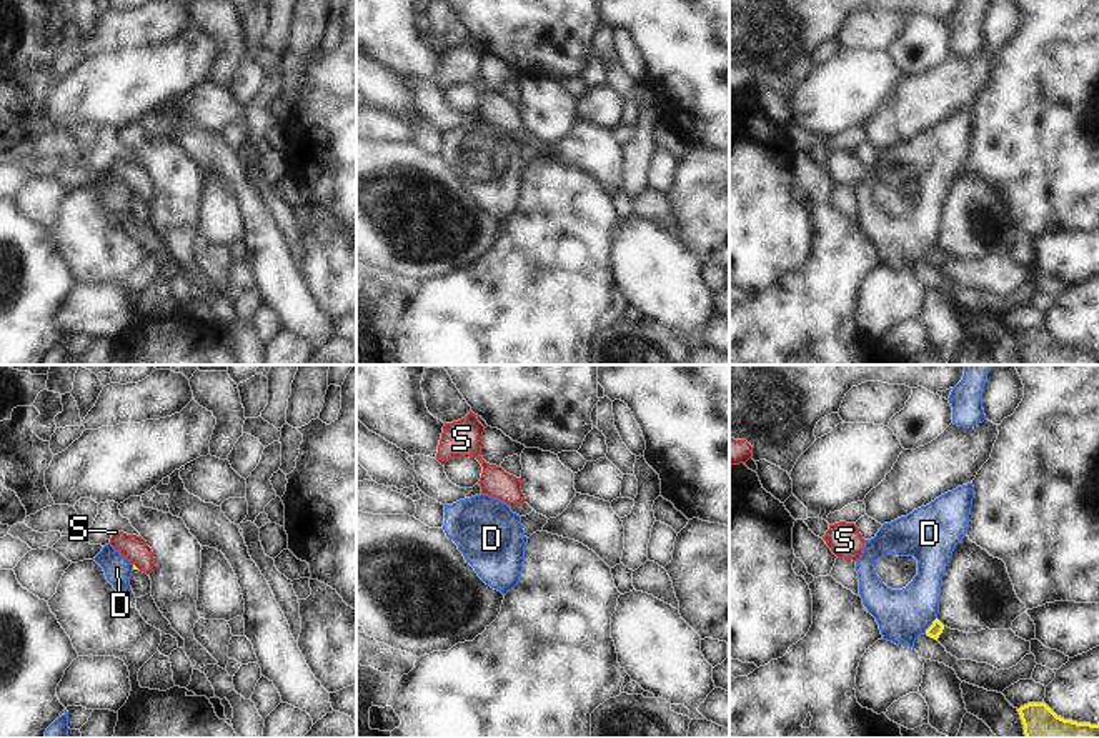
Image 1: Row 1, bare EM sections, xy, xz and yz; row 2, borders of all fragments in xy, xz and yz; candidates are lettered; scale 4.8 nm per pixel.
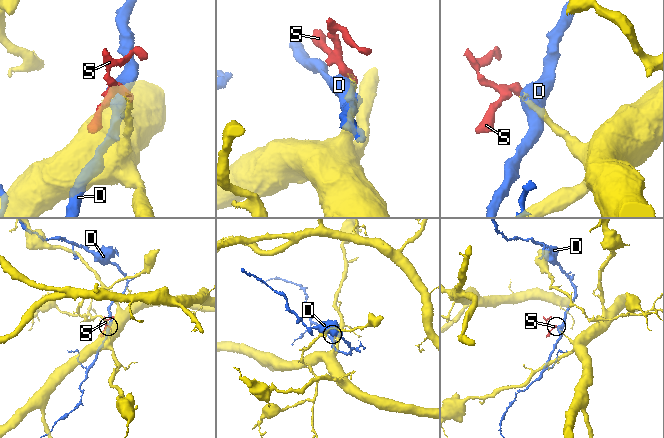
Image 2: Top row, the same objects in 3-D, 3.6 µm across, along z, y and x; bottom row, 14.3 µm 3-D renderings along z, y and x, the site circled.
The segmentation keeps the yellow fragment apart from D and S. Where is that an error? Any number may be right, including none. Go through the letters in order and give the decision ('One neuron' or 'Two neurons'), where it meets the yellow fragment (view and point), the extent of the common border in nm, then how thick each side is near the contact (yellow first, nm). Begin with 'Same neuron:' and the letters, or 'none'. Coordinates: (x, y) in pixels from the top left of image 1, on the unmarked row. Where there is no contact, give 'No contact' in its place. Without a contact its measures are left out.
Same neuron: S
D: Two neurons. Touches yellow at yz (931, 252). Shared border 110 nm. Thickness 70 nm (yellow) against 260 nm
S: One neuron. Touches yellow at xy (135, 194). Shared border 40 nm. Thickness 20 nm (yellow) against 120 nm

